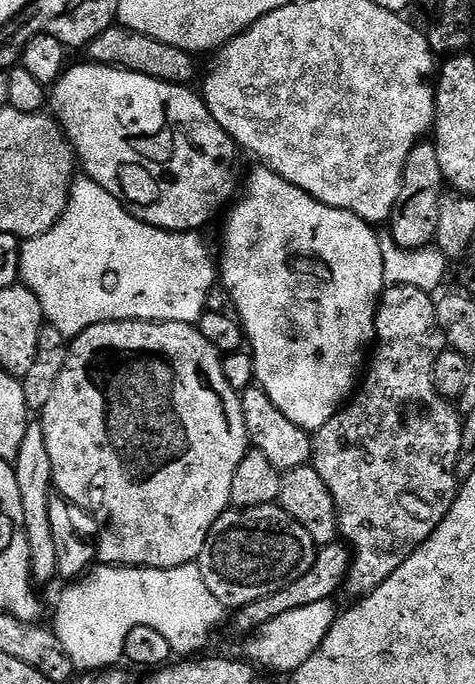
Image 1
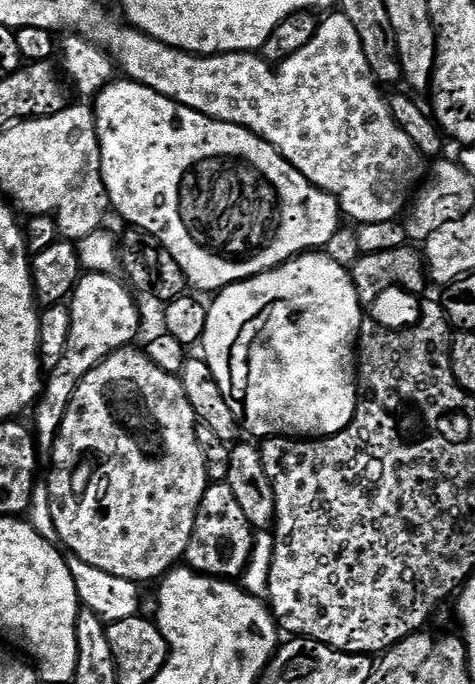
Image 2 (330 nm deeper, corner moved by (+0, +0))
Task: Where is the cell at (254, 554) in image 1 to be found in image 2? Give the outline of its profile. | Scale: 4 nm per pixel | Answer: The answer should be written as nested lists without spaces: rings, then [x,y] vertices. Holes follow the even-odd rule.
[[[226,482],[209,483],[206,494],[196,511],[194,534],[190,534],[190,546],[186,557],[187,567],[205,576],[221,578],[243,577],[245,568],[251,562],[254,539],[252,523],[242,514],[234,490]]]

